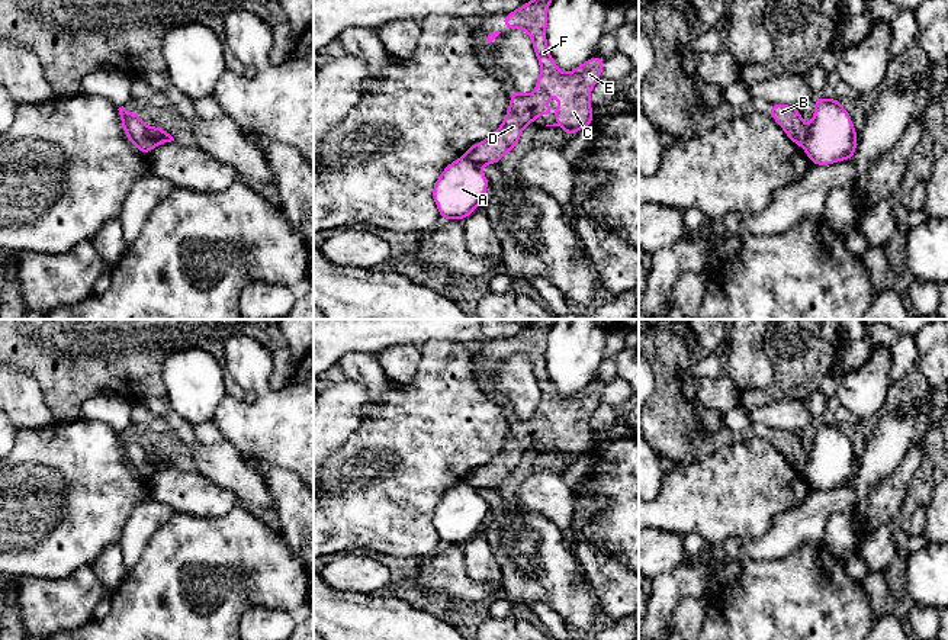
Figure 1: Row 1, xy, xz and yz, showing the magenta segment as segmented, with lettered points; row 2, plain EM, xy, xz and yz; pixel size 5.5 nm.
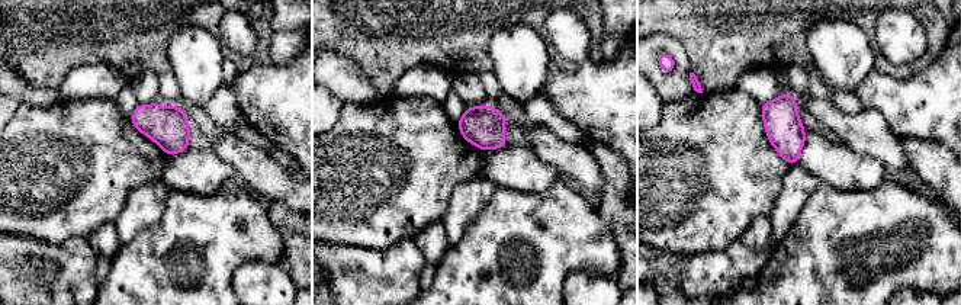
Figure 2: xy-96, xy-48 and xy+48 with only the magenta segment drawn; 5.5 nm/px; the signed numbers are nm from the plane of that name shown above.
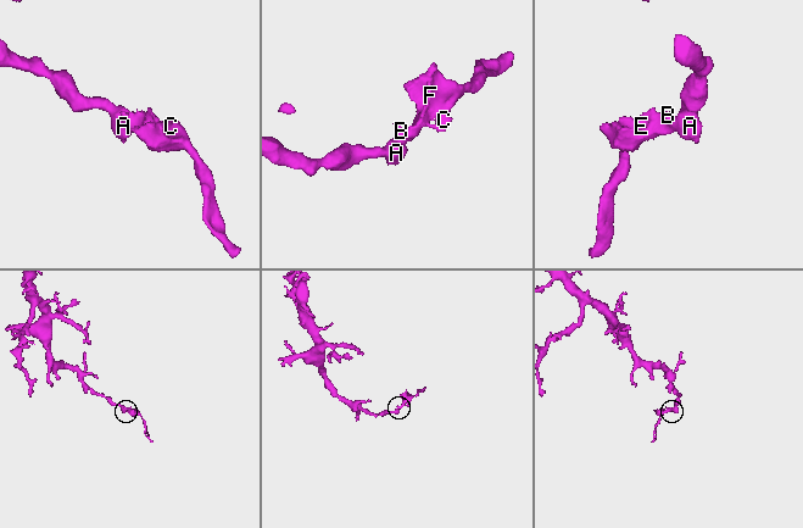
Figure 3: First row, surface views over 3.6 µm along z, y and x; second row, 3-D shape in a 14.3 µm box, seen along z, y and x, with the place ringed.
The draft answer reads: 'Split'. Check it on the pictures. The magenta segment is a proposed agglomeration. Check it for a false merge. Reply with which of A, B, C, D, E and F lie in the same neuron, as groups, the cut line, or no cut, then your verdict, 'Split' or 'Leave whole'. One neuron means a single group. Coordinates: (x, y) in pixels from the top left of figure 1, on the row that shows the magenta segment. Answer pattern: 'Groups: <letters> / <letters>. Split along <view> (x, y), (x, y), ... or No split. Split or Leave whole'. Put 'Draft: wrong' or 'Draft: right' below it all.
Groups: A / B C D E F. Split along xy (147, 128), (151, 148). Split
Draft: right

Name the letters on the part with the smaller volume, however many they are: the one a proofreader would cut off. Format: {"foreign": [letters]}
{"foreign": ["B", "C", "D", "E", "F"]}

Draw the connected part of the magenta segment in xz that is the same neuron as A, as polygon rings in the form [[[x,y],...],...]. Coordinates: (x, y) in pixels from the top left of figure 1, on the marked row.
[[[460,157],[450,163],[437,179],[433,199],[441,221],[463,221],[481,206],[486,190],[488,179],[481,165],[466,157]]]

